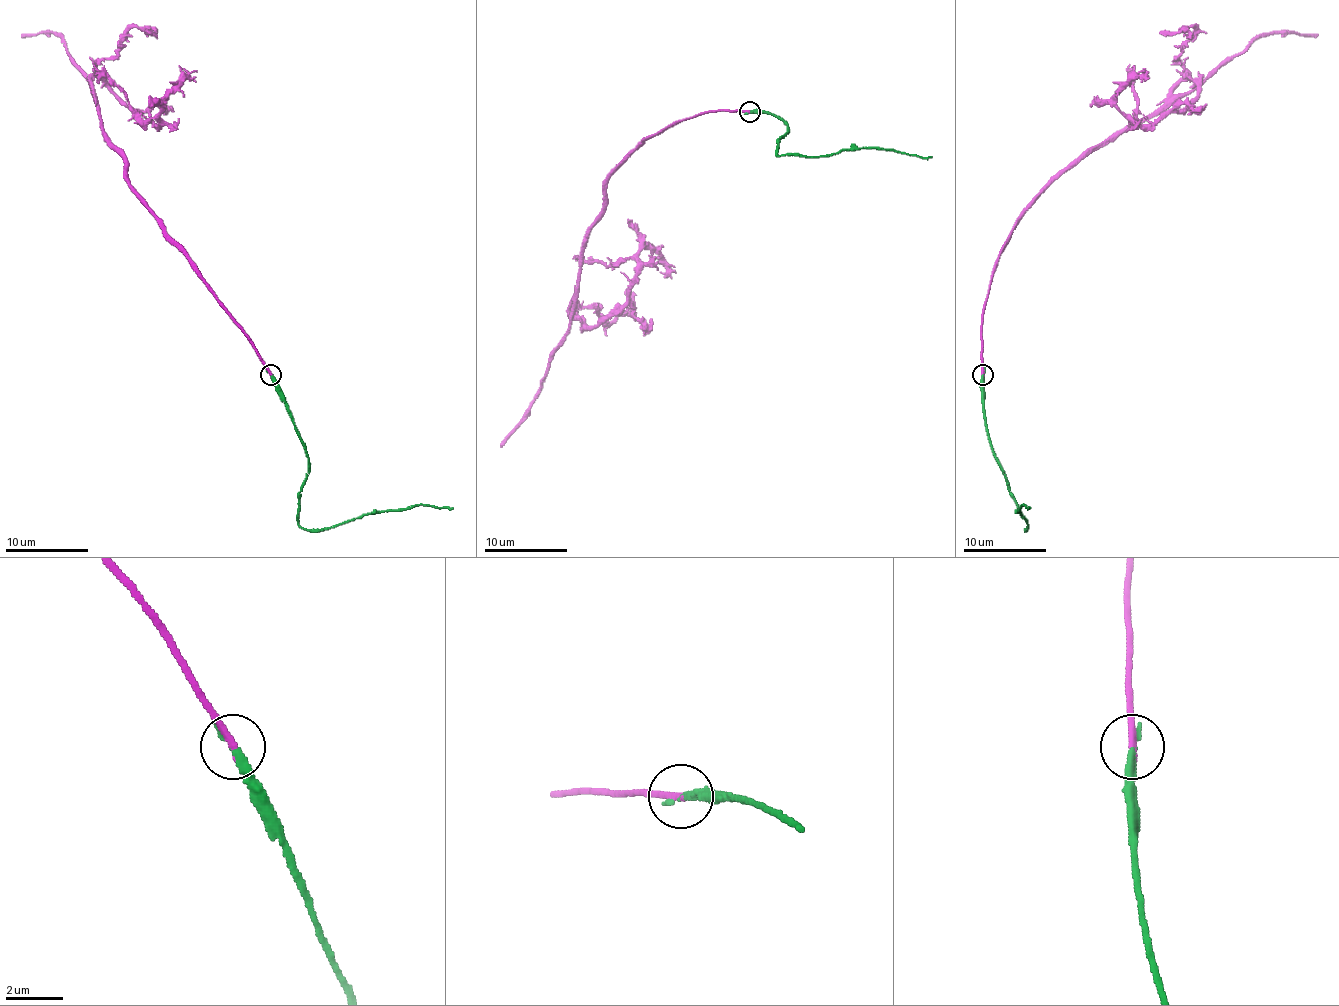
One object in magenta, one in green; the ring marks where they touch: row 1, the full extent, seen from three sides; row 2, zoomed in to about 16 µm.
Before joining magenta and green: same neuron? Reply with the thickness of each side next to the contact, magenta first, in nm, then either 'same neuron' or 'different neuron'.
240 nm thick on the magenta side, 320 nm on the other; same neuron

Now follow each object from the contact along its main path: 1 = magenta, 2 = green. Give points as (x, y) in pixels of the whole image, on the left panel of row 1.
1: (271, 375), (131, 187), (127, 162), (106, 142), (92, 81), (158, 125), (144, 121), (94, 65)
2: (271, 375), (308, 458), (298, 521), (304, 529), (329, 529), (364, 514), (406, 510), (421, 504), (452, 508)

